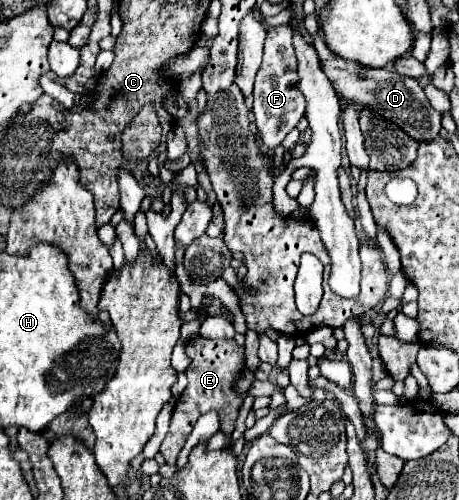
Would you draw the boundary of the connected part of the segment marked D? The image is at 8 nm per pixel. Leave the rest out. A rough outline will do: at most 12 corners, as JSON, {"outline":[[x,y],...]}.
{"outline":[[314,39],[338,97],[416,141],[442,129],[418,79],[366,69]]}

